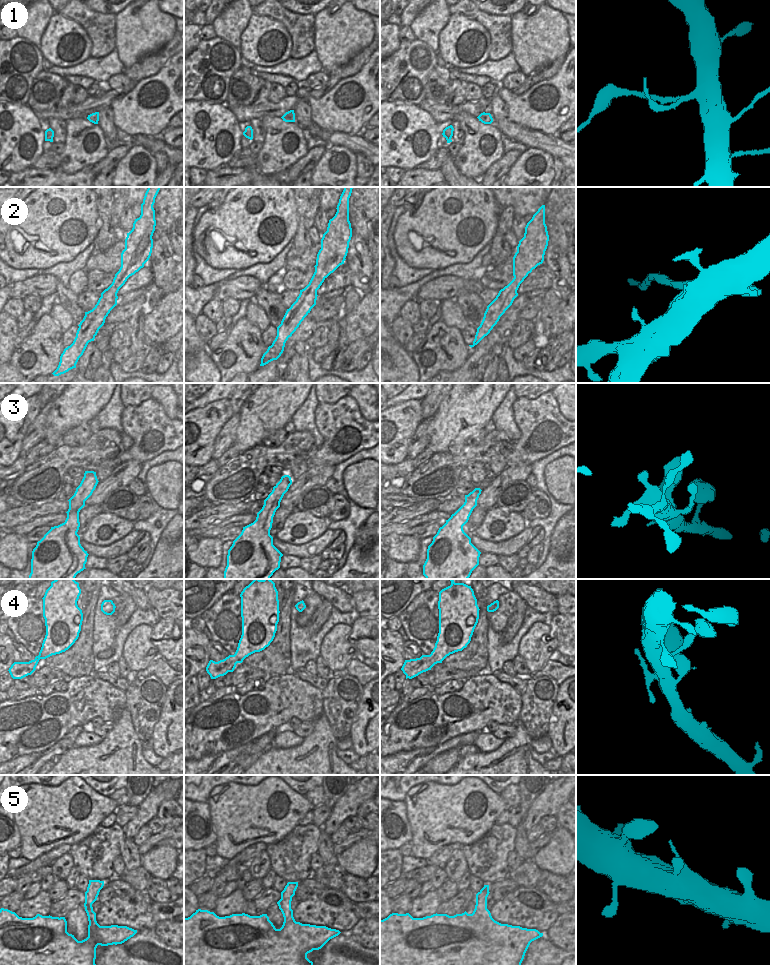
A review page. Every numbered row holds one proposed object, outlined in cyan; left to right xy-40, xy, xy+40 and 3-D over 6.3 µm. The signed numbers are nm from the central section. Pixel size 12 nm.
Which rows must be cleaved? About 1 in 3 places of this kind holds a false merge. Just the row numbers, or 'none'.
1, 2

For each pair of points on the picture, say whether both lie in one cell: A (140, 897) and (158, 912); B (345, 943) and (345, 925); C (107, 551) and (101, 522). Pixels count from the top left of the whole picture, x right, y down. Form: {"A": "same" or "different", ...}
{"A": "different", "B": "different", "C": "different"}

